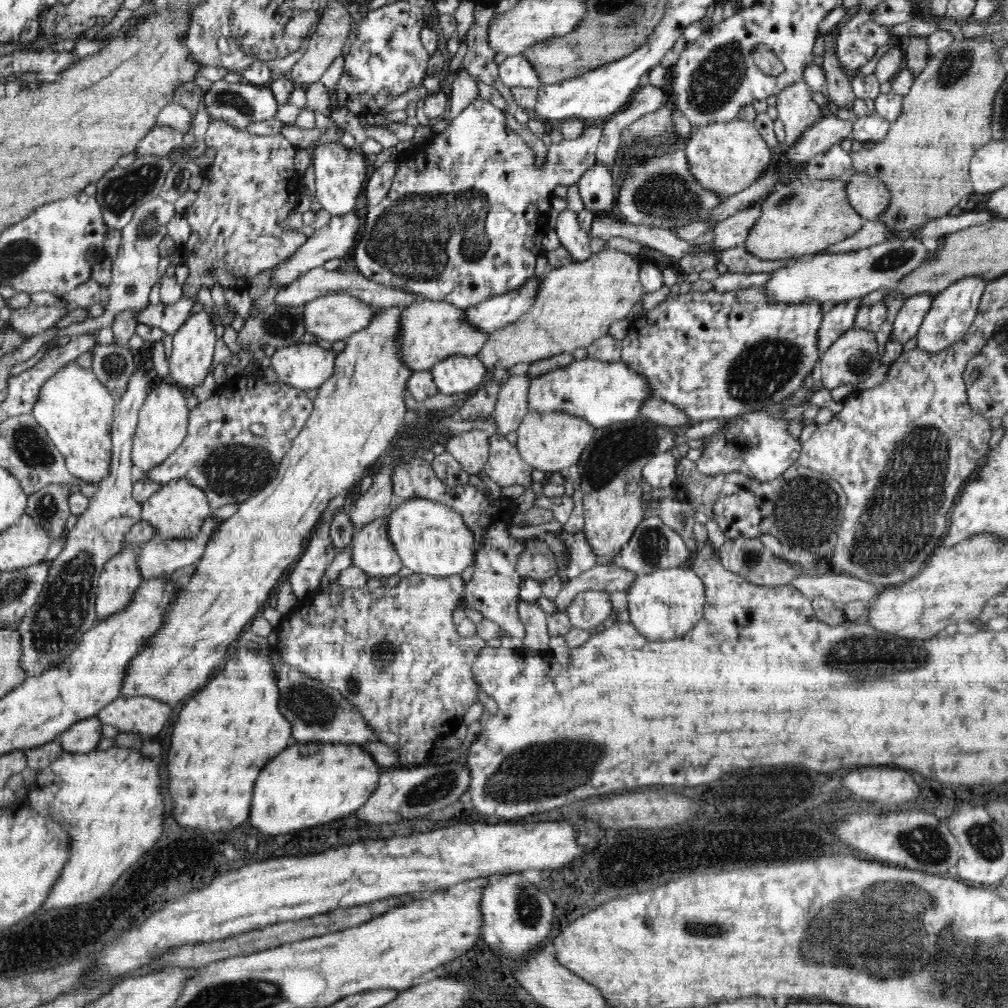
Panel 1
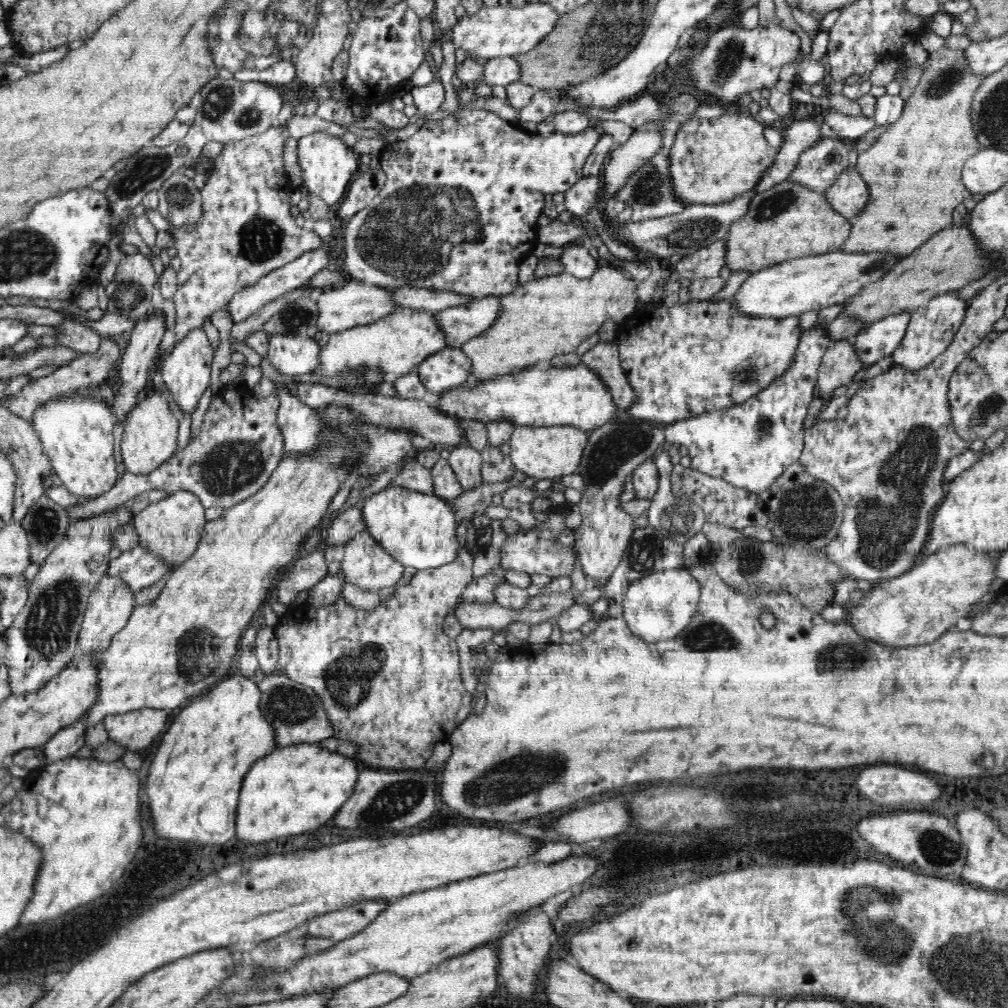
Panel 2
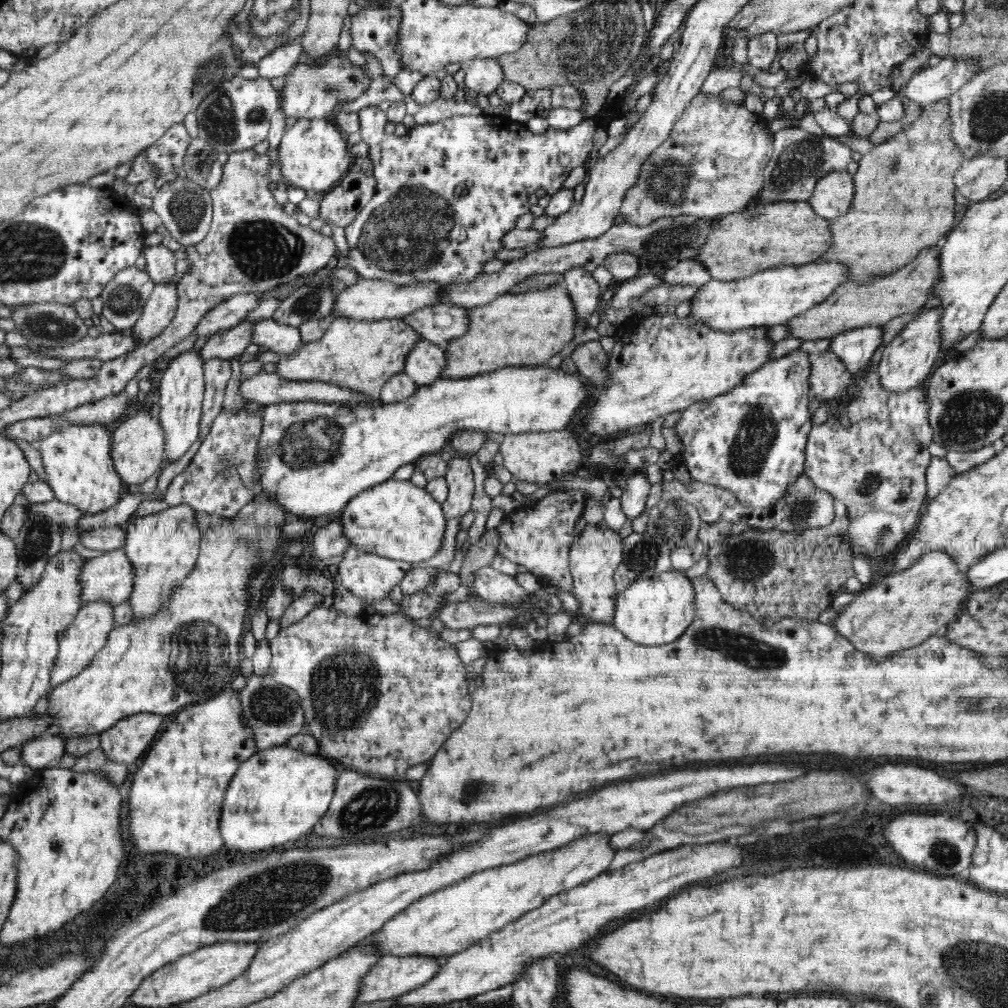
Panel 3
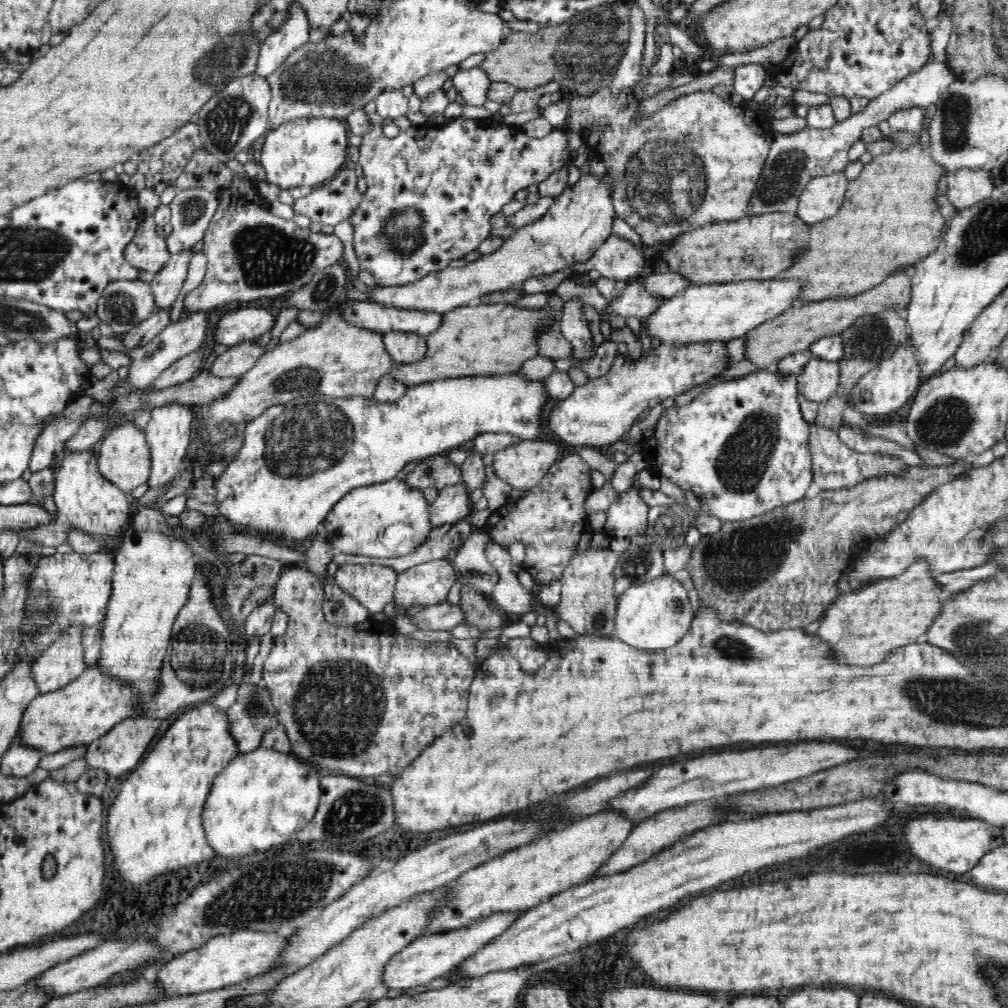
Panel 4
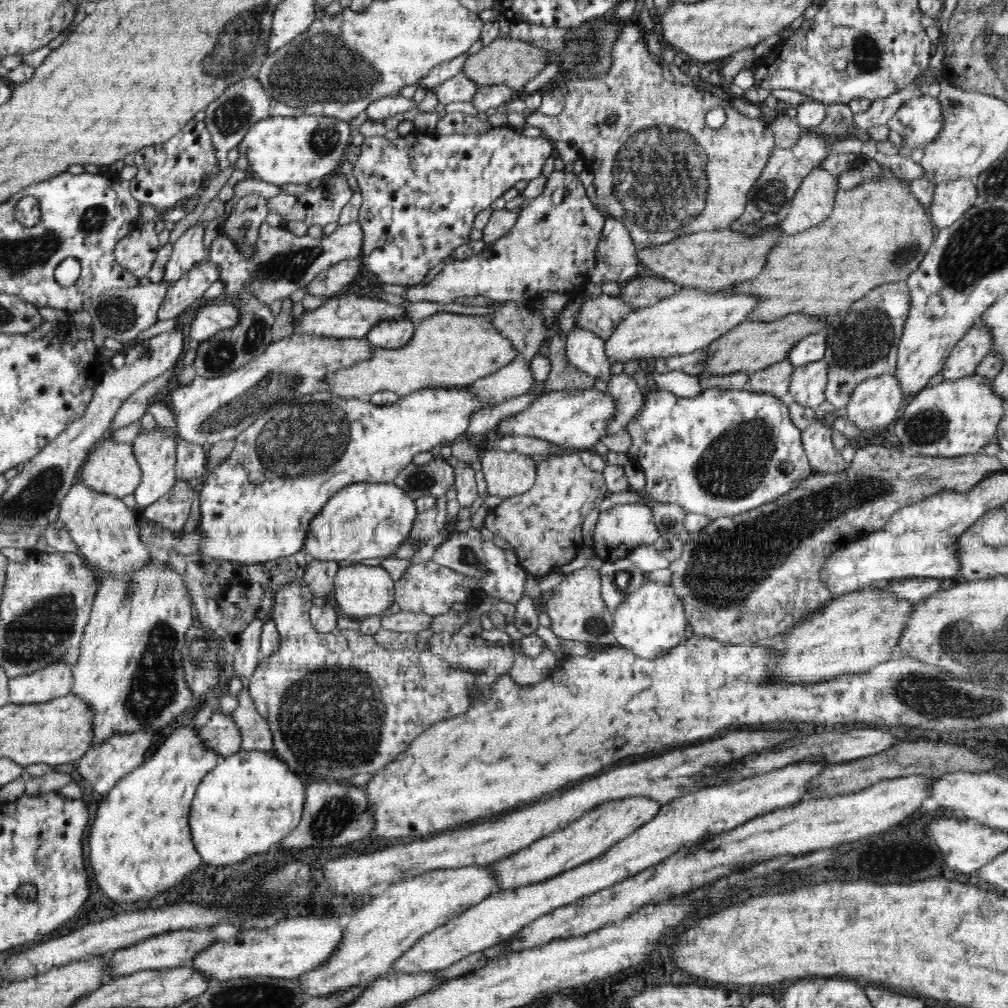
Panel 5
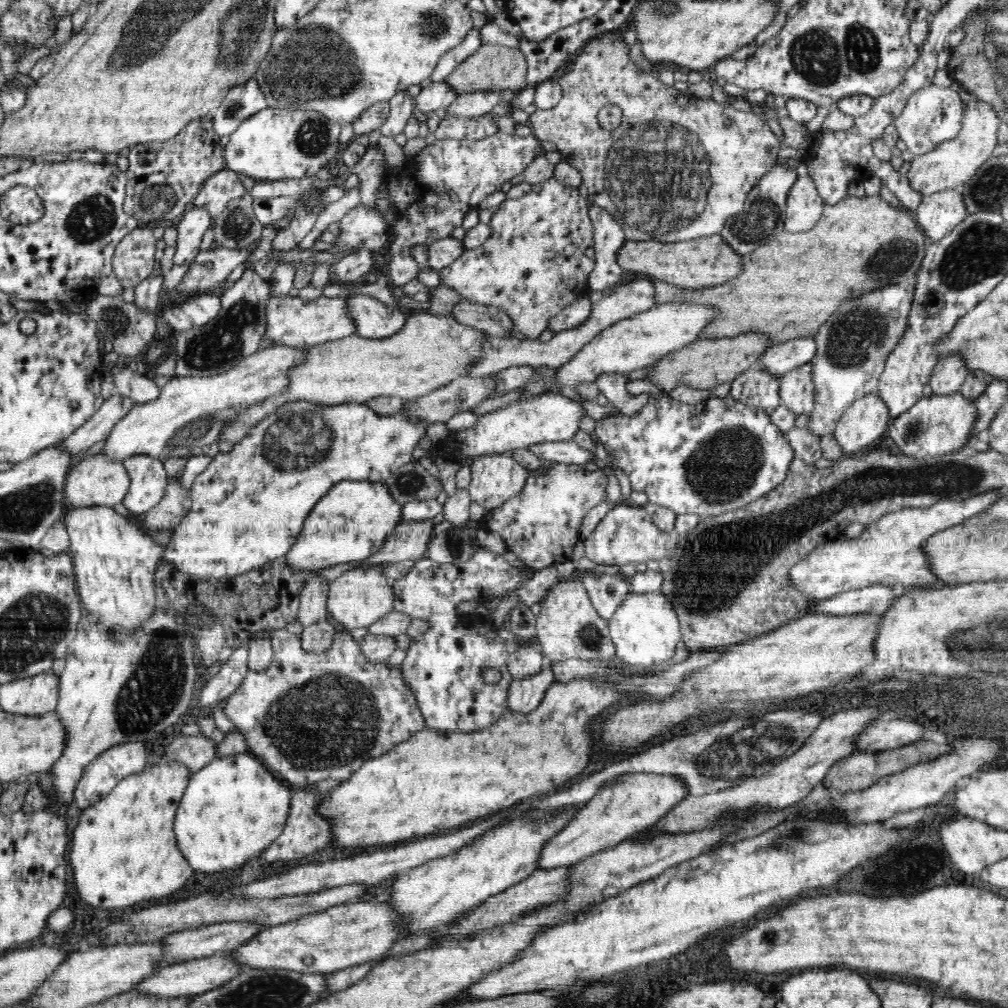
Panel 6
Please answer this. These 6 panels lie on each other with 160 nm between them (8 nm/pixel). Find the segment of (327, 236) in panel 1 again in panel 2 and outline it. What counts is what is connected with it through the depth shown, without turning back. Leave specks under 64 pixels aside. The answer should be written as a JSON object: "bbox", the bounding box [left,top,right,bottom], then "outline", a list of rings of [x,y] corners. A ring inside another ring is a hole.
{"bbox":[228,238,330,323],"outline":[[[330,238],[323,239],[322,246],[320,246],[320,248],[316,248],[316,250],[310,250],[310,252],[302,254],[300,258],[296,258],[296,260],[288,262],[288,264],[282,266],[282,268],[272,270],[272,272],[266,274],[266,276],[262,277],[258,282],[248,286],[241,292],[234,294],[234,297],[228,304],[228,309],[230,309],[228,310],[228,313],[230,313],[232,321],[234,321],[234,323],[243,322],[246,318],[252,316],[254,312],[257,312],[262,308],[262,306],[268,304],[268,302],[274,301],[280,296],[302,287],[303,284],[314,277],[314,274],[326,268],[327,264],[330,263],[328,259],[328,248],[330,246],[327,245],[329,241]]]}

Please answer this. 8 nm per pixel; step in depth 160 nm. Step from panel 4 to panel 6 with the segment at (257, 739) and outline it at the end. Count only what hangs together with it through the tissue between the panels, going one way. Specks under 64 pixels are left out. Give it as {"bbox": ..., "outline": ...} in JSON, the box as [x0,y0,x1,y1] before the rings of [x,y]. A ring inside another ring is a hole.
{"bbox":[163,733,217,773],"outline":[[[202,733],[196,736],[174,734],[163,753],[168,763],[184,764],[190,773],[198,773],[204,766],[214,762],[217,756],[217,744]]]}

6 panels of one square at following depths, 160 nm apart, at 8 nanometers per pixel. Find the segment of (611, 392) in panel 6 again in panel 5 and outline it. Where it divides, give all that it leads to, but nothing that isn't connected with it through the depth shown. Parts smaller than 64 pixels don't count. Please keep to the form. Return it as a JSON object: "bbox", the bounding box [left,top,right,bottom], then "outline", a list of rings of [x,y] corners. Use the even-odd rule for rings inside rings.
{"bbox":[566,327,610,382],"outline":[[[574,327],[566,336],[566,356],[570,364],[592,378],[608,382],[610,361],[606,357],[604,340],[590,330]]]}

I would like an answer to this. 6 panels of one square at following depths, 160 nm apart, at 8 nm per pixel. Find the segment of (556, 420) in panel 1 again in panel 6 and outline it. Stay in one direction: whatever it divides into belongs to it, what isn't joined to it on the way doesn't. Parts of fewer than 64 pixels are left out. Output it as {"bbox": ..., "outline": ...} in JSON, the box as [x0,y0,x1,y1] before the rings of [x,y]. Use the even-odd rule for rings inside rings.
{"bbox":[467,454,530,510],"outline":[[[510,454],[484,455],[469,462],[472,480],[467,487],[472,502],[477,502],[486,510],[502,506],[506,500],[520,494],[530,474]]]}

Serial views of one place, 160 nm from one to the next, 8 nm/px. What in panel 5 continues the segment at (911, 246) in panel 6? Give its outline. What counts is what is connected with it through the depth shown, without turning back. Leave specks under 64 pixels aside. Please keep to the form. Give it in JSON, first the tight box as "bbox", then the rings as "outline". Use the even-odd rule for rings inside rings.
{"bbox":[730,168,937,322],"outline":[[[882,168],[883,173],[879,181],[864,180],[857,187],[853,189],[841,190],[839,189],[835,196],[834,208],[829,214],[826,220],[820,222],[816,226],[805,230],[804,232],[793,234],[793,235],[782,235],[777,243],[769,250],[764,263],[763,269],[760,274],[752,280],[746,282],[736,283],[730,289],[731,293],[741,294],[748,293],[748,295],[754,295],[758,297],[758,306],[752,310],[752,314],[748,316],[748,321],[751,322],[773,322],[779,319],[785,318],[790,314],[798,315],[810,315],[813,319],[829,318],[838,315],[840,312],[846,312],[848,307],[858,301],[858,298],[862,298],[862,292],[868,292],[880,284],[888,283],[900,283],[906,282],[910,277],[910,274],[920,266],[922,259],[926,256],[929,246],[933,245],[934,239],[936,238],[937,228],[932,224],[931,218],[929,217],[929,211],[924,205],[922,205],[918,199],[914,197],[912,191],[910,191],[910,182],[902,183],[888,169]]]}

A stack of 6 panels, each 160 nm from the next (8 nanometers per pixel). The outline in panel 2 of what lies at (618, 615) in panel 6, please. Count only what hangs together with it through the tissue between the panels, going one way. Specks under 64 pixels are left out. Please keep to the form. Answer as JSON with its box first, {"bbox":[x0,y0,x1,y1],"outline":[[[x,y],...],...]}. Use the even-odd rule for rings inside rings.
{"bbox":[621,568,700,642],"outline":[[[686,568],[660,570],[630,583],[621,600],[623,619],[644,642],[667,641],[676,638],[692,622],[700,595],[700,583]]]}

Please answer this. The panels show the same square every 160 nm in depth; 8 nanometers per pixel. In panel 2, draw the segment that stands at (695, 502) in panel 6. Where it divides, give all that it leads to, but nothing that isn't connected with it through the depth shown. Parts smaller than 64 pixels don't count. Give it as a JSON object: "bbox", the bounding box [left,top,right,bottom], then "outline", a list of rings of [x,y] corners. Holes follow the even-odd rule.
{"bbox":[665,327,833,494],"outline":[[[814,327],[816,328],[802,332],[798,350],[781,377],[775,378],[764,390],[742,404],[731,406],[730,410],[700,414],[700,416],[686,418],[686,420],[669,425],[665,429],[666,442],[676,442],[676,444],[686,446],[691,459],[691,468],[702,474],[712,478],[723,478],[732,486],[744,488],[756,494],[768,490],[790,465],[799,462],[804,444],[804,420],[810,402],[817,395],[819,366],[826,350],[833,344],[825,328]]]}

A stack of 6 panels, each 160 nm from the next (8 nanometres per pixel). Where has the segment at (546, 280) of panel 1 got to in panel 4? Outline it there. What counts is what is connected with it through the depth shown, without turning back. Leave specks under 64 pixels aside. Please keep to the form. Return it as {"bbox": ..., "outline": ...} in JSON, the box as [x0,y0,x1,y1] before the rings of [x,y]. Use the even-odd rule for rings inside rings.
{"bbox":[386,302,559,388],"outline":[[[474,302],[442,314],[440,328],[426,337],[428,352],[424,360],[408,364],[394,362],[386,375],[409,388],[448,378],[512,374],[522,363],[538,356],[537,336],[547,328],[558,329],[559,326],[546,308],[526,310],[509,303]]]}

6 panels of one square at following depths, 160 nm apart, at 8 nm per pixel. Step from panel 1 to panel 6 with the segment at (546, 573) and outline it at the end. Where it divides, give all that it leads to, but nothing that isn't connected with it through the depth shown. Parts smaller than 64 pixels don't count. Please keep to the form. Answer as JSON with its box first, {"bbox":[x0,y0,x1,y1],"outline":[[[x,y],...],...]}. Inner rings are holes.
{"bbox":[480,449,608,570],"outline":[[[516,449],[510,456],[530,472],[522,492],[498,508],[489,509],[480,523],[500,536],[508,550],[515,552],[525,567],[540,570],[573,561],[573,550],[584,516],[605,500],[608,472],[603,466],[589,472],[582,464],[556,463],[534,455],[530,449]]]}

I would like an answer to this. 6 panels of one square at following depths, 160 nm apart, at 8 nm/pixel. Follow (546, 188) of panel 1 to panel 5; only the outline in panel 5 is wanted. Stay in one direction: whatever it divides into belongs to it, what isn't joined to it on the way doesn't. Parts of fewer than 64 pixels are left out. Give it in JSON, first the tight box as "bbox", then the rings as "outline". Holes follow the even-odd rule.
{"bbox":[352,126,555,288],"outline":[[[510,126],[493,127],[490,132],[480,135],[480,133],[472,134],[450,134],[440,135],[438,132],[420,132],[416,128],[409,132],[406,136],[398,136],[396,139],[387,139],[386,136],[365,137],[361,144],[361,153],[358,160],[354,163],[352,174],[357,178],[359,190],[363,196],[363,201],[359,209],[360,225],[364,231],[364,242],[362,242],[362,252],[360,259],[362,263],[372,274],[378,277],[378,280],[383,284],[402,284],[406,288],[414,287],[422,283],[426,274],[443,260],[447,260],[451,252],[457,246],[470,241],[469,232],[472,230],[476,215],[485,208],[490,207],[490,204],[500,198],[507,190],[510,190],[519,180],[534,180],[542,173],[542,166],[548,158],[555,155],[554,142],[547,137],[528,137],[522,132],[513,129]]]}

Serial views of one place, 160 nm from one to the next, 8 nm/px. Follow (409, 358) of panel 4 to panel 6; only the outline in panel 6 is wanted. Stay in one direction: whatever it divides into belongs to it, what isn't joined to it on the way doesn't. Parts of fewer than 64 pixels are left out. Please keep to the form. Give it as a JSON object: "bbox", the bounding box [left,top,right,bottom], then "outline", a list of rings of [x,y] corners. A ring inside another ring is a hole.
{"bbox":[347,294,406,340],"outline":[[[354,294],[347,298],[348,311],[358,336],[382,340],[406,326],[406,316],[398,307],[386,306],[368,294]]]}

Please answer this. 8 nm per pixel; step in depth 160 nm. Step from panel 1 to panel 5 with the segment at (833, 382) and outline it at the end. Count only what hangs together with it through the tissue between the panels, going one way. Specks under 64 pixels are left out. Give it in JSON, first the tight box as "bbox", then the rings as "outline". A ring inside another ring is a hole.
{"bbox":[789,360,828,411],"outline":[[[820,360],[809,362],[792,371],[789,392],[794,402],[808,411],[816,409],[824,402],[828,367],[827,362]]]}

